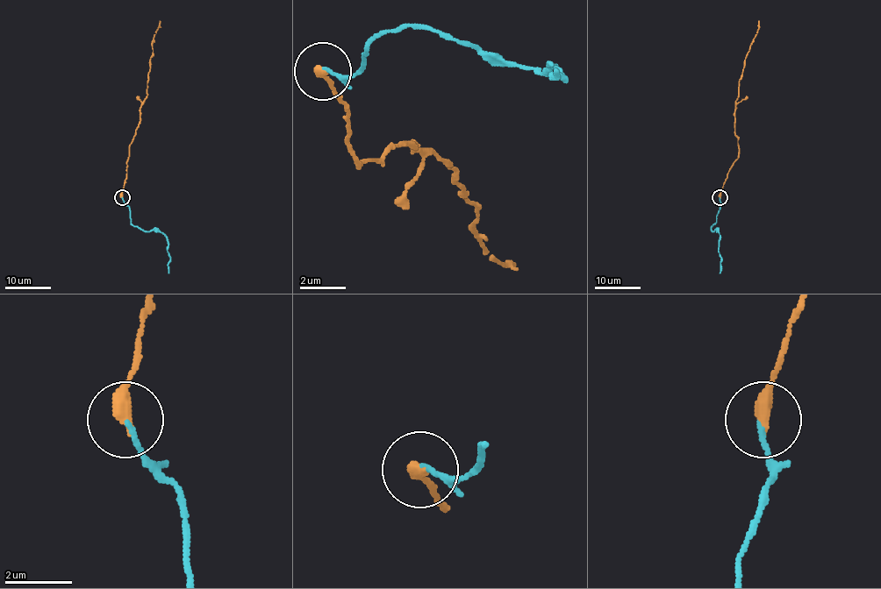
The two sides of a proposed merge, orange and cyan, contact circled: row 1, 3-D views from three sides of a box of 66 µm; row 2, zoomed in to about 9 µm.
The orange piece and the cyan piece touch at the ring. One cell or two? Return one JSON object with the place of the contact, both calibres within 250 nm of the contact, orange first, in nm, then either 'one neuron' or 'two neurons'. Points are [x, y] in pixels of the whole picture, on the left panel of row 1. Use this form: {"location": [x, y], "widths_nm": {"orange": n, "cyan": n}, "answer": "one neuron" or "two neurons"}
{"location": [122, 197], "widths_nm": {"orange": 440, "cyan": 120}, "answer": "one neuron"}

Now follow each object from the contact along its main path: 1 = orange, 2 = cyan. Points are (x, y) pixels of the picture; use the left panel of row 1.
1: (122, 197), (129, 145), (136, 134), (143, 101), (147, 95), (149, 60), (153, 53), (152, 39), (160, 20)
2: (122, 197), (130, 210), (130, 222), (134, 226), (154, 230), (166, 237), (170, 259), (168, 273)

